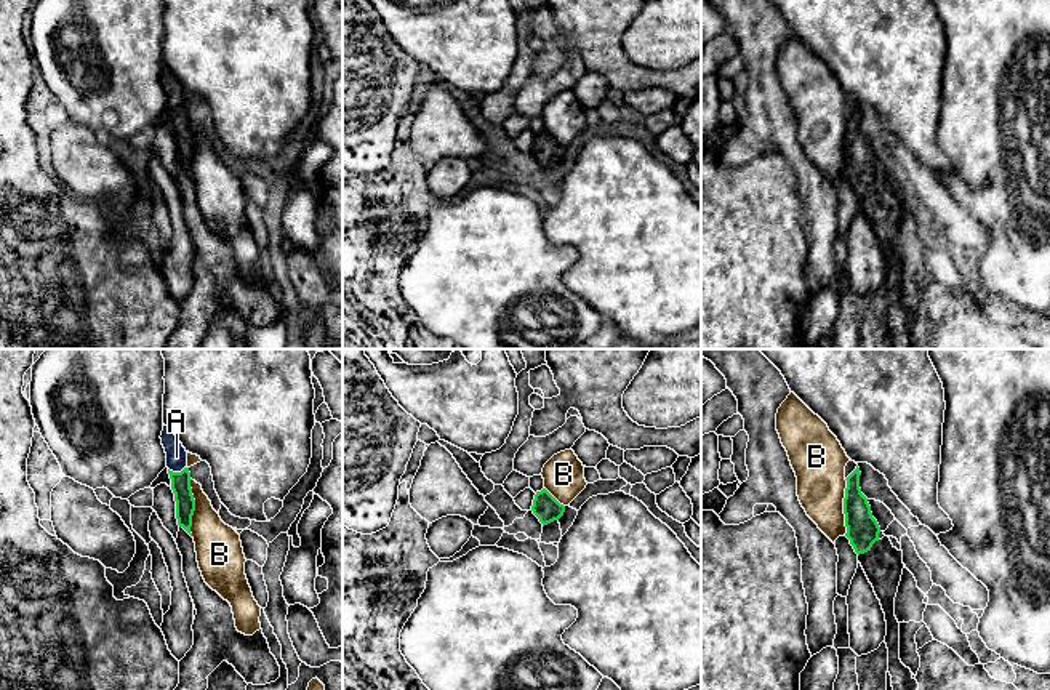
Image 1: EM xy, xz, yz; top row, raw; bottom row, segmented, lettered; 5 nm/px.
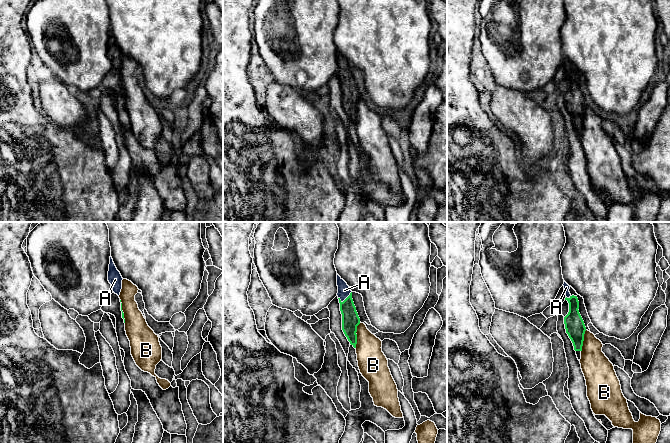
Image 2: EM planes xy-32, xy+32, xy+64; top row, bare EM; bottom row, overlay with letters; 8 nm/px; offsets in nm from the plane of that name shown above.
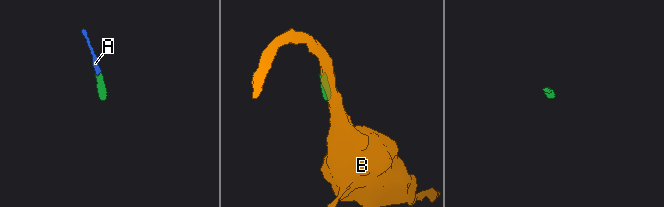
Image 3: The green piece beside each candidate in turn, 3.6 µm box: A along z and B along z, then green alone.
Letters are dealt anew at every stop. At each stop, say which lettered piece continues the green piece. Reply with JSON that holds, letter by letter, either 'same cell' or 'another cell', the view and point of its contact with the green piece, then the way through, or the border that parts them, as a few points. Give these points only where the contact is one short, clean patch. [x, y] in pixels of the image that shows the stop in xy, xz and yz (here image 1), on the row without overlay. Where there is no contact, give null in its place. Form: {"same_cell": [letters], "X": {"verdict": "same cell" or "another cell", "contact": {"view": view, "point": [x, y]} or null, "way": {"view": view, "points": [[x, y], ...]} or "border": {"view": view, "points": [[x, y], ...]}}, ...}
{"same_cell": ["A"], "A": {"verdict": "same cell", "contact": {"view": "xy", "point": [176, 114]}, "way": {"view": "xy", "points": [[184, 141], [176, 114], [176, 98]]}}, "B": {"verdict": "another cell", "contact": {"view": "xy", "point": [194, 149]}, "border": {"view": "xy", "points": [[191, 120], [194, 141], [192, 176]]}}}

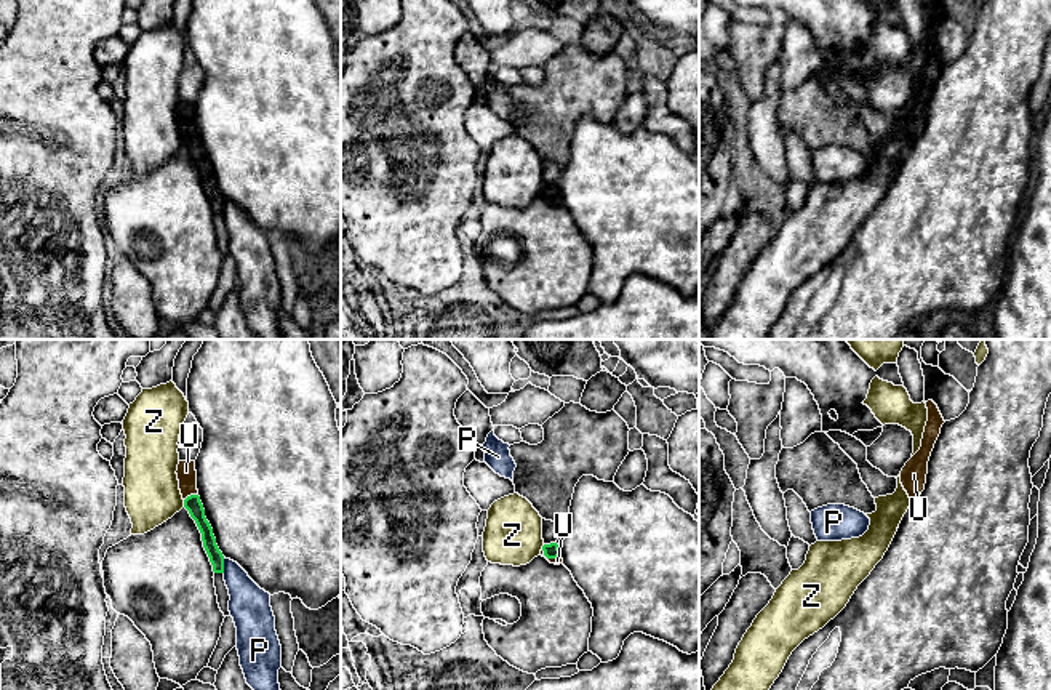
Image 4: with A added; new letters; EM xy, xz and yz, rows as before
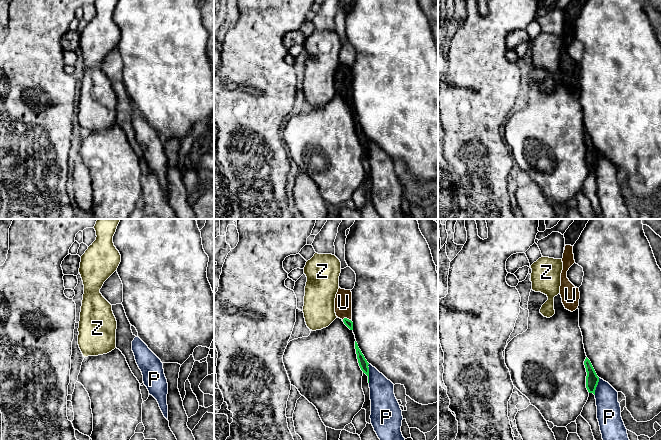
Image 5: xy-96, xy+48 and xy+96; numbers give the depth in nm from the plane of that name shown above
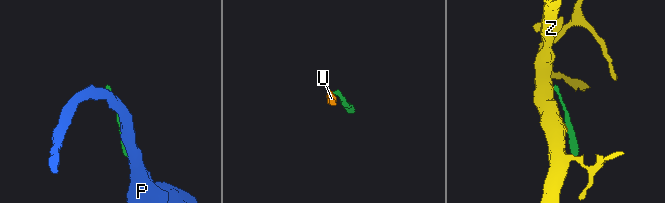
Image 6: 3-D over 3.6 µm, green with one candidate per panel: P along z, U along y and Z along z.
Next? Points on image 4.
{"same_cell": ["U"], "P": {"verdict": "another cell", "contact": {"view": "xy", "point": [223, 207]}, "border": {"view": "xy", "points": [[223, 199], [224, 213]]}}, "U": {"verdict": "same cell", "contact": {"view": "xy", "point": [191, 136]}, "way": {"view": "xy", "points": [[192, 144], [191, 136], [186, 112]]}}, "Z": {"verdict": "another cell", "contact": {"view": "xy", "point": [184, 144]}, "border": {"view": "xy", "points": [[183, 141], [184, 148]]}}}

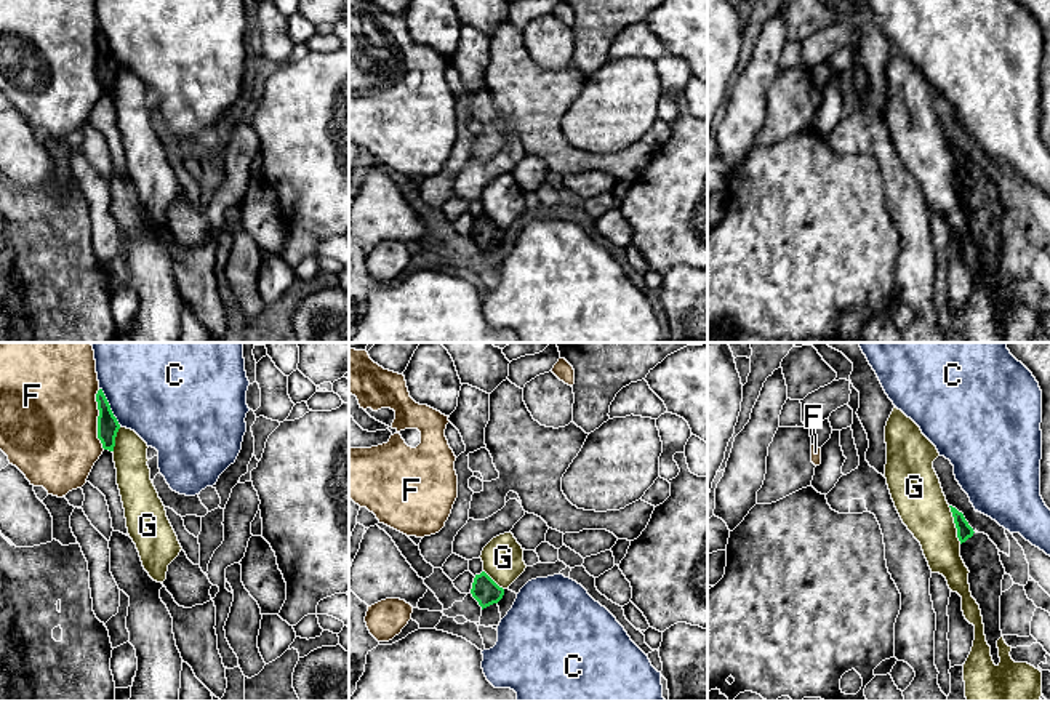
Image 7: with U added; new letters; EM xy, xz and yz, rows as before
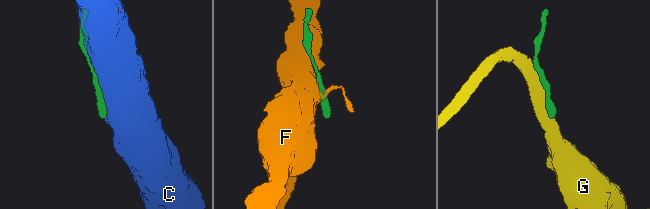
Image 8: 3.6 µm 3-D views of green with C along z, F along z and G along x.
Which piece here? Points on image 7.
{"same_cell": [], "C": {"verdict": "another cell", "contact": {"view": "xy", "point": [109, 48]}}, "F": {"verdict": "another cell", "contact": {"view": "xy", "point": [98, 61]}}, "G": {"verdict": "another cell", "contact": {"view": "yz", "point": [956, 167]}, "border": {"view": "yz", "points": [[948, 148], [956, 178], [961, 184]]}}}

